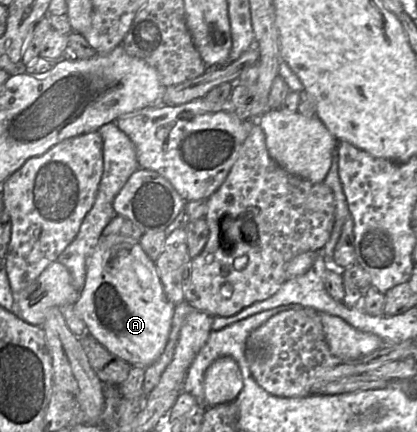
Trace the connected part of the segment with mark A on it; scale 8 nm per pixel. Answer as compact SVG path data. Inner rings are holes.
M120 234L101 235L86 260L86 279L74 304L74 311L92 336L112 355L131 366L146 368L162 355L170 335L175 305L167 298L158 270L137 240Z

